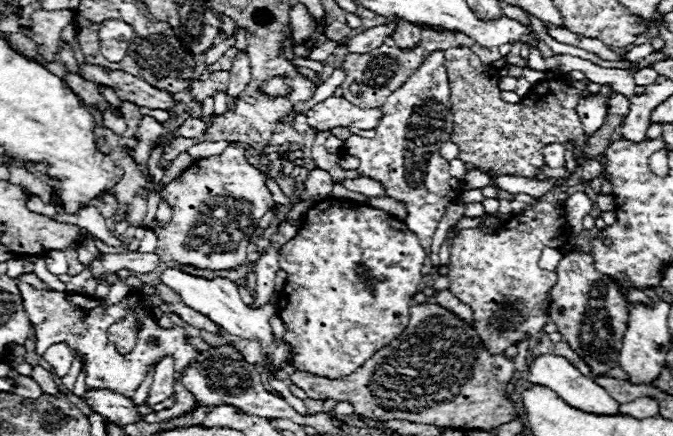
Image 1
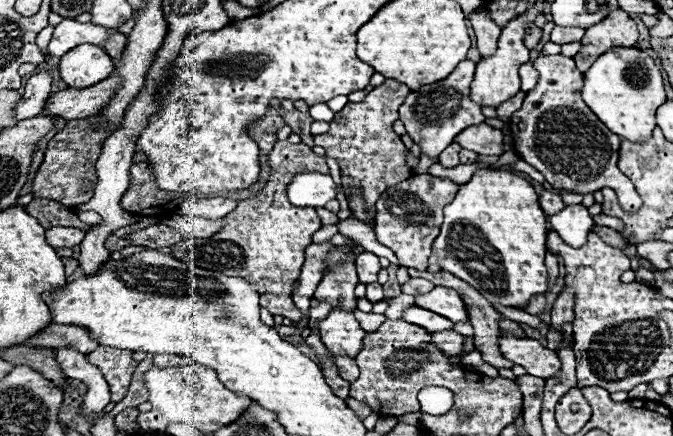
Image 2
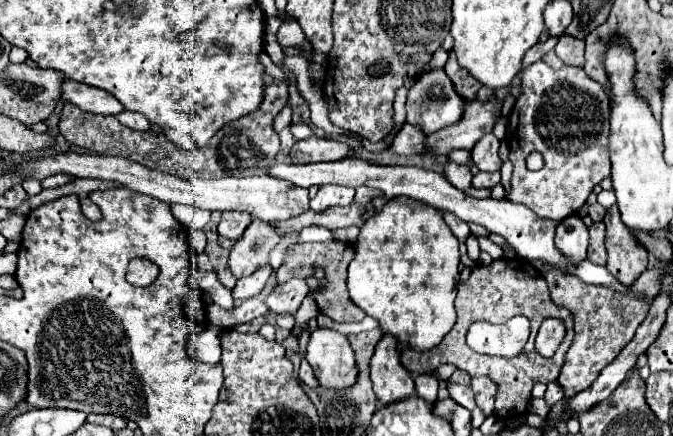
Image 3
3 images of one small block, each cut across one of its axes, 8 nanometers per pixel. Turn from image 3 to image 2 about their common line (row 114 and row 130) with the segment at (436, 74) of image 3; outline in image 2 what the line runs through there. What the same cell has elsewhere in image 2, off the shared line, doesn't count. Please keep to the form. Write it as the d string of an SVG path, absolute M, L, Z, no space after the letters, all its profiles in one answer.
M470 60L460 62L448 78L444 78L436 84L428 84L416 92L410 92L406 96L406 102L400 106L400 120L404 122L410 138L416 144L420 144L420 150L424 154L438 158L438 154L448 144L452 144L454 136L458 136L464 128L482 124L486 120L486 116L482 114L482 108L478 104L472 104L472 100L468 96L474 68L476 68L476 64Z

